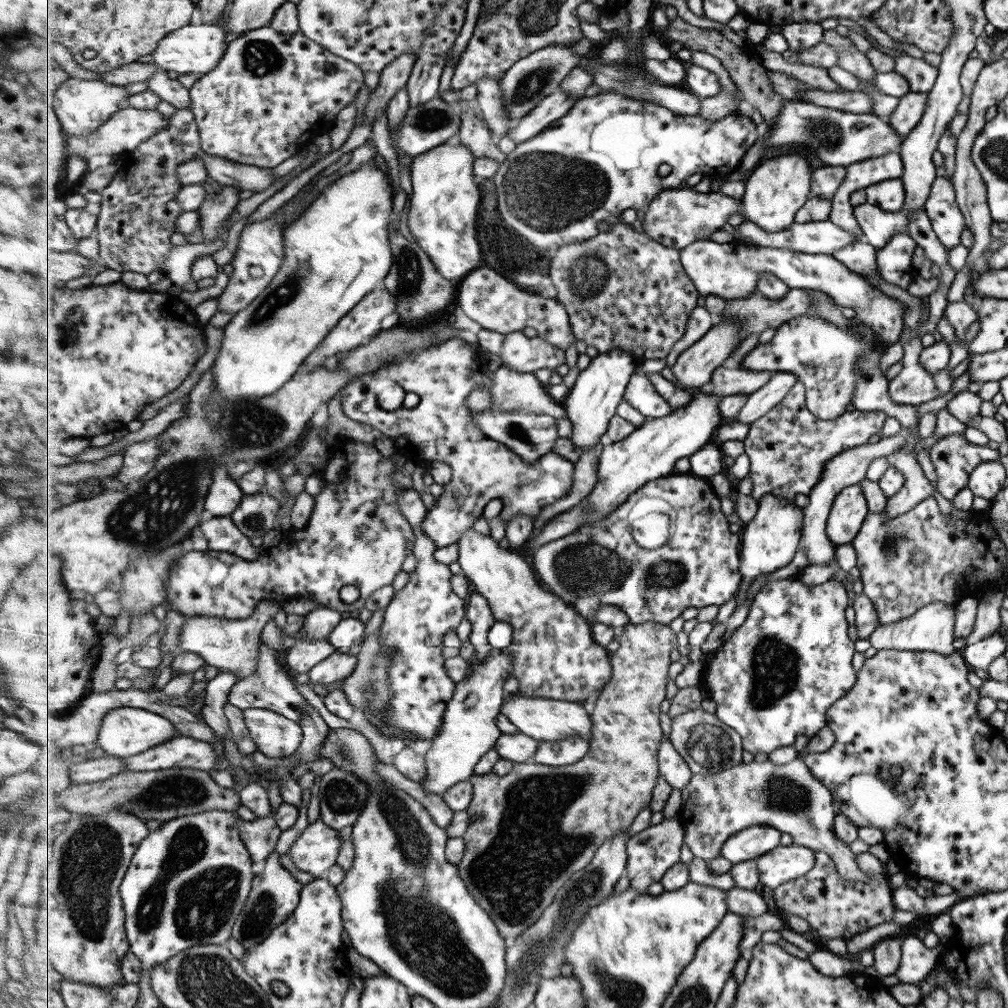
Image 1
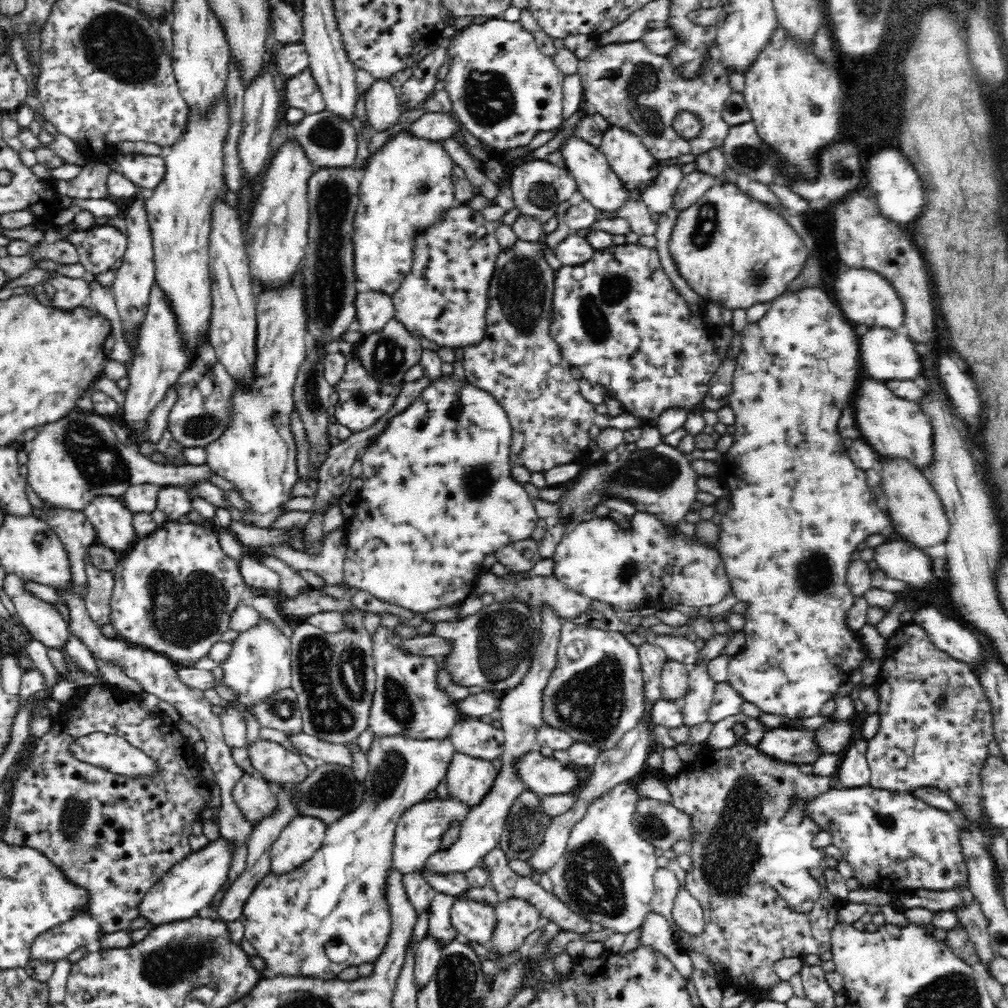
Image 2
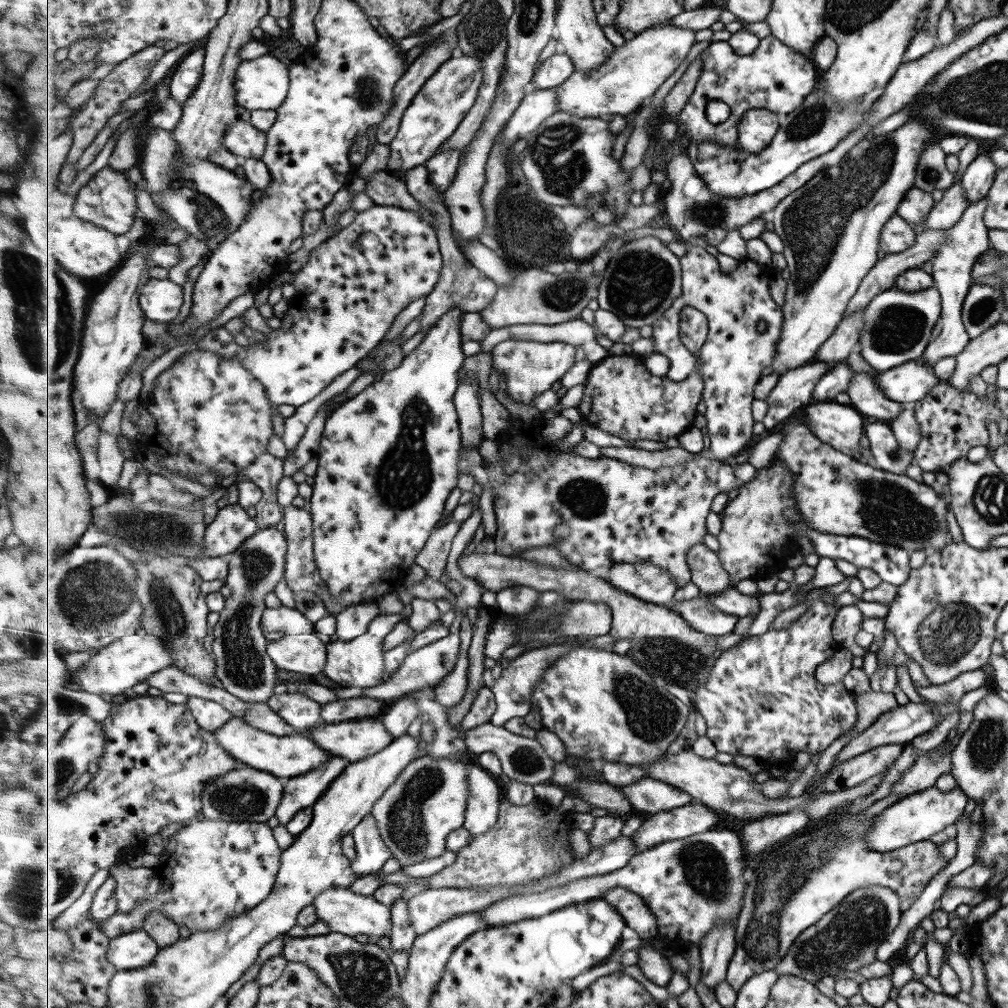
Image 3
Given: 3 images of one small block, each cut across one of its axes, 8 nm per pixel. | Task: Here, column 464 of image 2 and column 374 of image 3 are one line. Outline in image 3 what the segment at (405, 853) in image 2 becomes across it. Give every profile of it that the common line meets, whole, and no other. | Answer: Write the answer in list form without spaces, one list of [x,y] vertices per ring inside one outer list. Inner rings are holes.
[[[423,755],[409,764],[400,778],[373,807],[385,843],[402,867],[443,856],[448,836],[463,827],[470,801],[470,766],[457,759]]]

